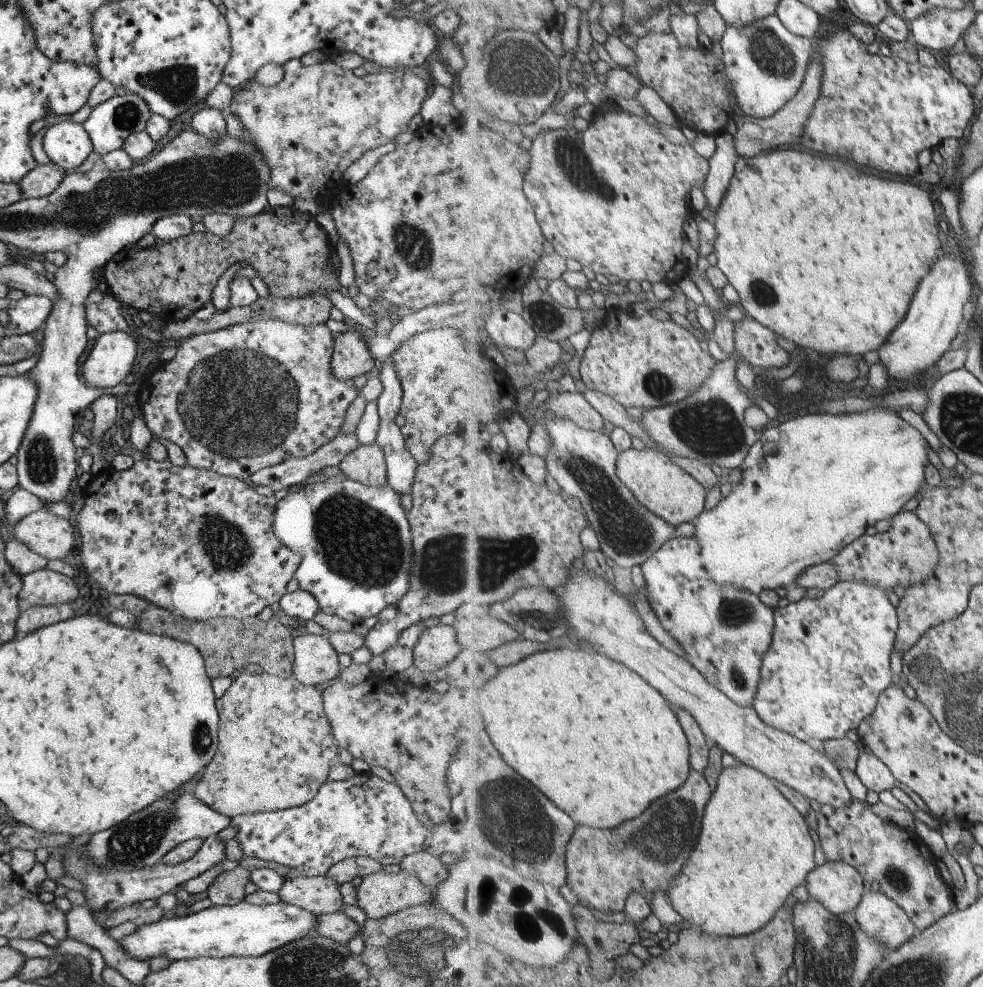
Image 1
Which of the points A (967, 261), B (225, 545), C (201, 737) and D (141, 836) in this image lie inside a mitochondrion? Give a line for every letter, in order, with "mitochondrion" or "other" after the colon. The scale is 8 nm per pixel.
A: other
B: mitochondrion
C: mitochondrion
D: mitochondrion

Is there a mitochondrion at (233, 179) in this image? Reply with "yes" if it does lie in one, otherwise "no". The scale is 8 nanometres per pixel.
yes

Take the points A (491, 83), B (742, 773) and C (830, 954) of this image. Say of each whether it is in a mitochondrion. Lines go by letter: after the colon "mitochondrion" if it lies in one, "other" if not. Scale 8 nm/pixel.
A: mitochondrion
B: other
C: mitochondrion

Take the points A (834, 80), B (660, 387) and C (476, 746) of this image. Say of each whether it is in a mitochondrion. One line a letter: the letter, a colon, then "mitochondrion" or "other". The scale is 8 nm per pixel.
A: other
B: mitochondrion
C: other

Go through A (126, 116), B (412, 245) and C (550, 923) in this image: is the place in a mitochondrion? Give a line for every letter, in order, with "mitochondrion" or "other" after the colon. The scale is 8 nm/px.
A: mitochondrion
B: mitochondrion
C: mitochondrion

